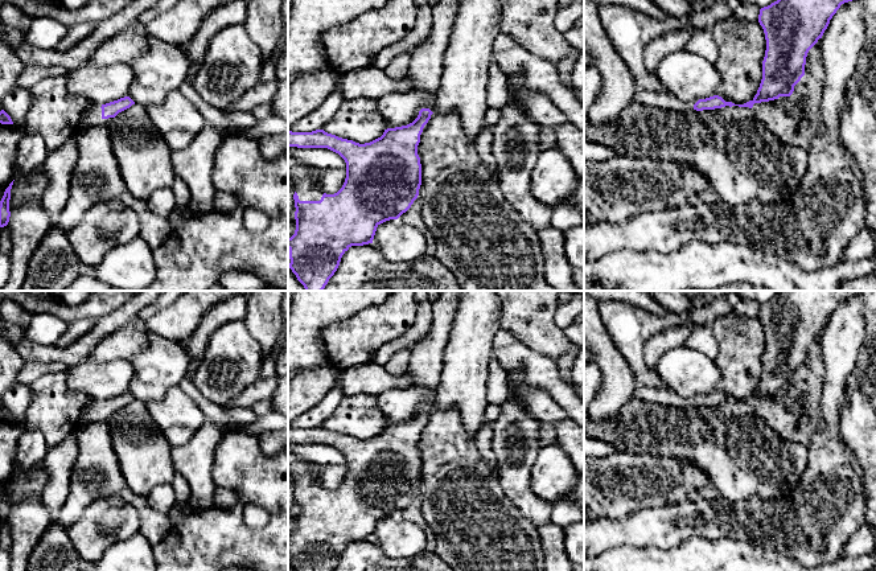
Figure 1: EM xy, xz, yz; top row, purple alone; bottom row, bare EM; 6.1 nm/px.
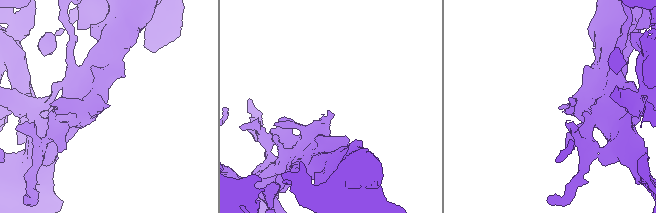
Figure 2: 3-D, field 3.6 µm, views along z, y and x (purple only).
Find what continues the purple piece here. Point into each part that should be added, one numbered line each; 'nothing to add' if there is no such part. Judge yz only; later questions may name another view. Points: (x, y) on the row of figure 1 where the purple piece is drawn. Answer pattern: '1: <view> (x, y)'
1: yz (669, 102)

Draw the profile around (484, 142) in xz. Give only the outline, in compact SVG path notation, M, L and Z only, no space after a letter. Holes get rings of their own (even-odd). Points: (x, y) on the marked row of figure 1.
M484 128L474 140L474 148L480 157L489 167L495 180L499 178L498 169L493 157L493 133L490 128Z

